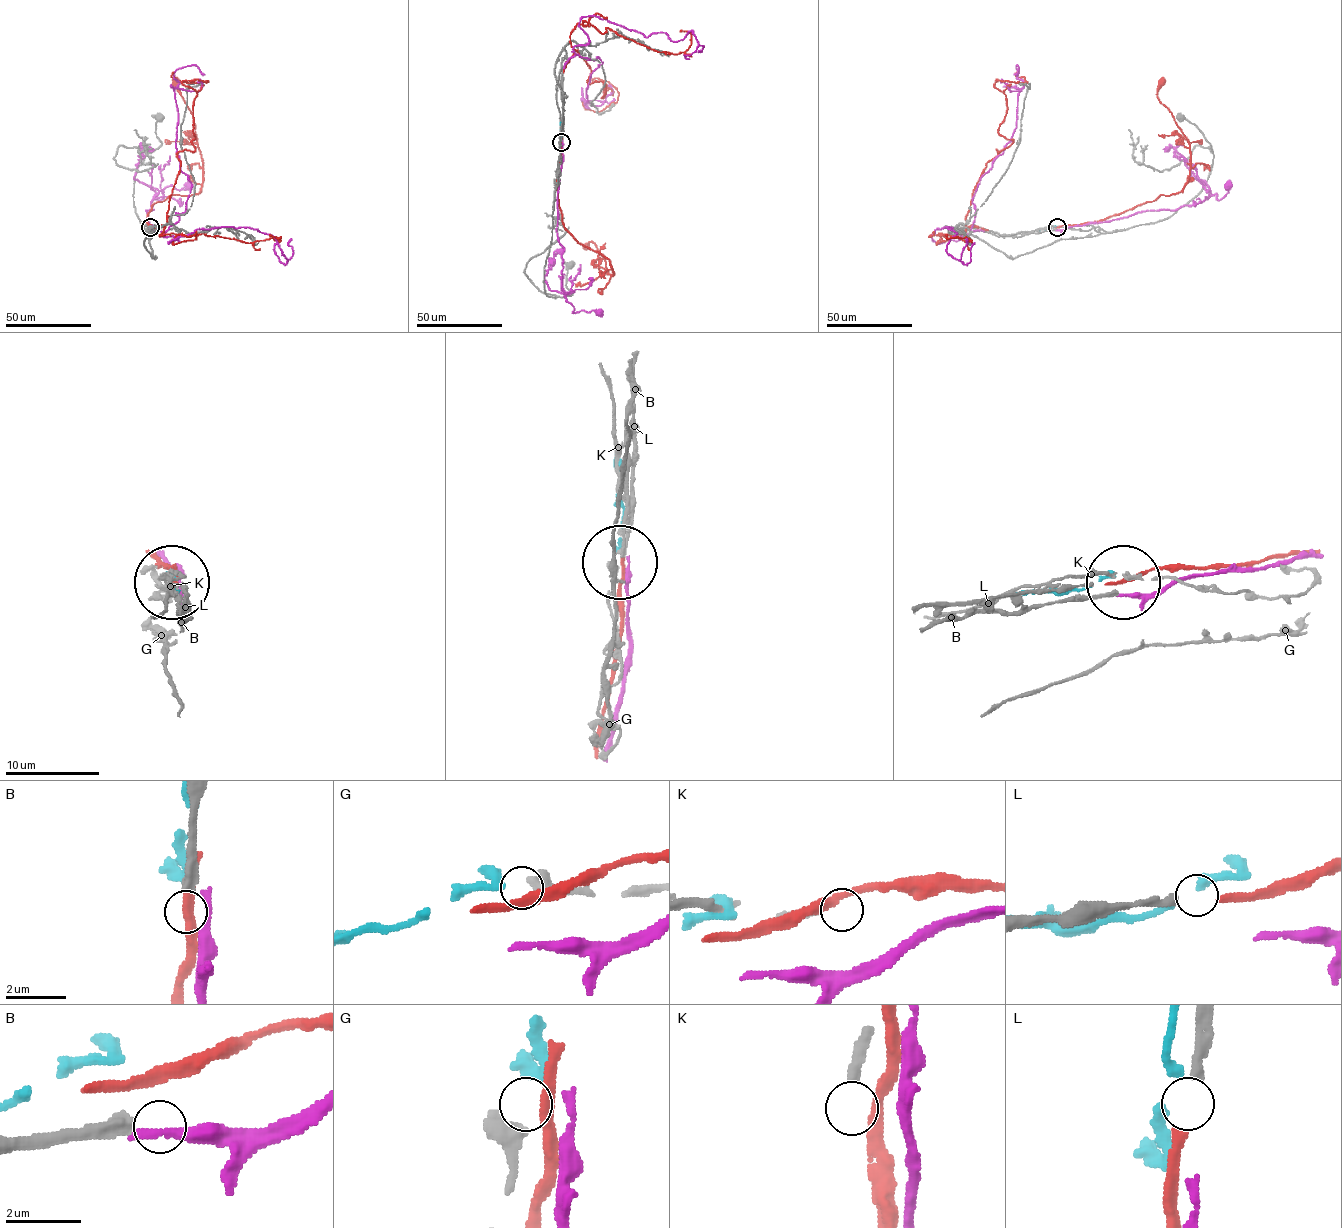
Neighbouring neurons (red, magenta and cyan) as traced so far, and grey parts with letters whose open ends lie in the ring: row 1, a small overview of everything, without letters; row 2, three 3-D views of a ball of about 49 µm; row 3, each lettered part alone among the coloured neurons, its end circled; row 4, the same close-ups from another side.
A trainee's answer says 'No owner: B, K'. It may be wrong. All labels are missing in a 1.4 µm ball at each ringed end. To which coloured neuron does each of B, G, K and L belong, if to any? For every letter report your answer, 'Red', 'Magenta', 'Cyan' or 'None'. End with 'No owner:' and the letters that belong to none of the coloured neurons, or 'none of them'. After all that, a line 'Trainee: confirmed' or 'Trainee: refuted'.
B: None
G: Cyan
K: None
L: Red
No owner: B, K
Trainee: confirmed

